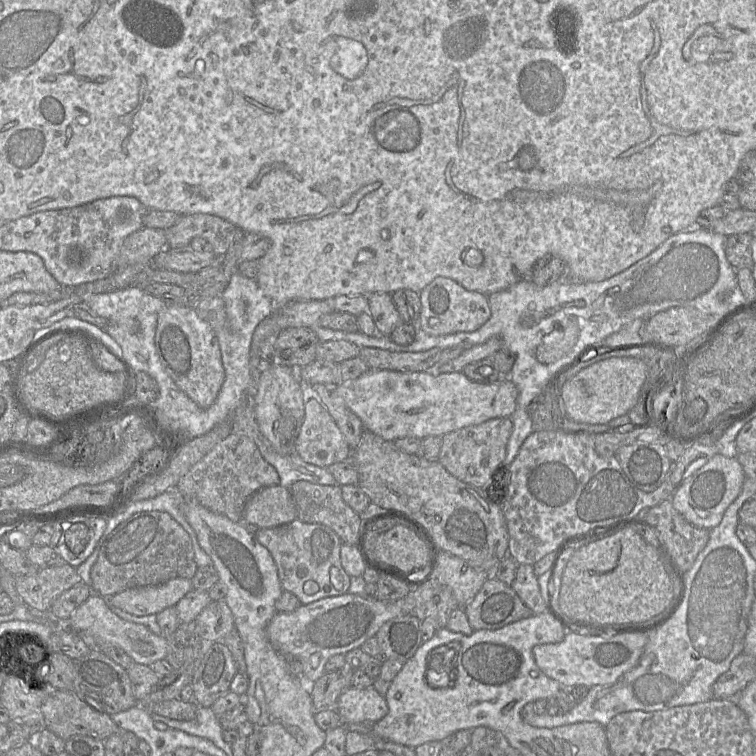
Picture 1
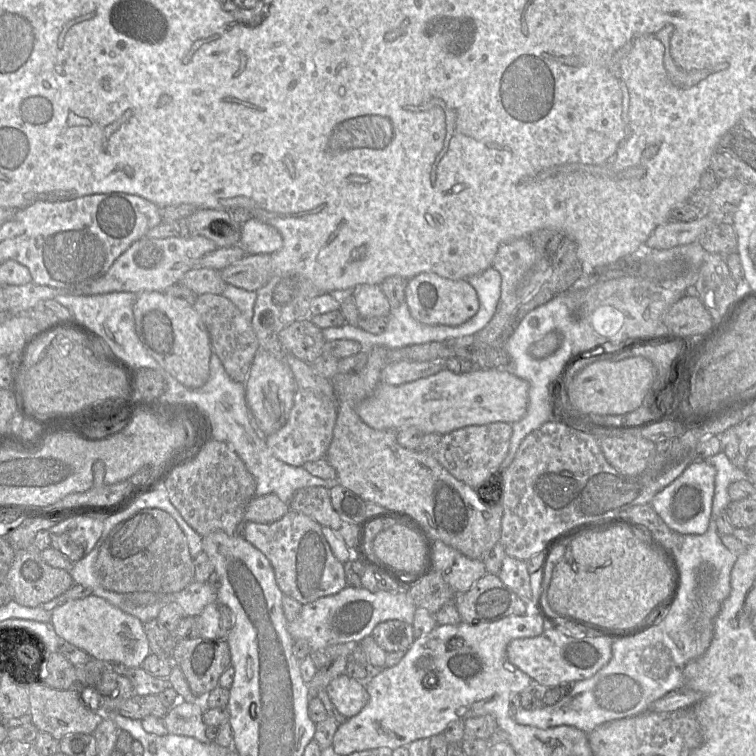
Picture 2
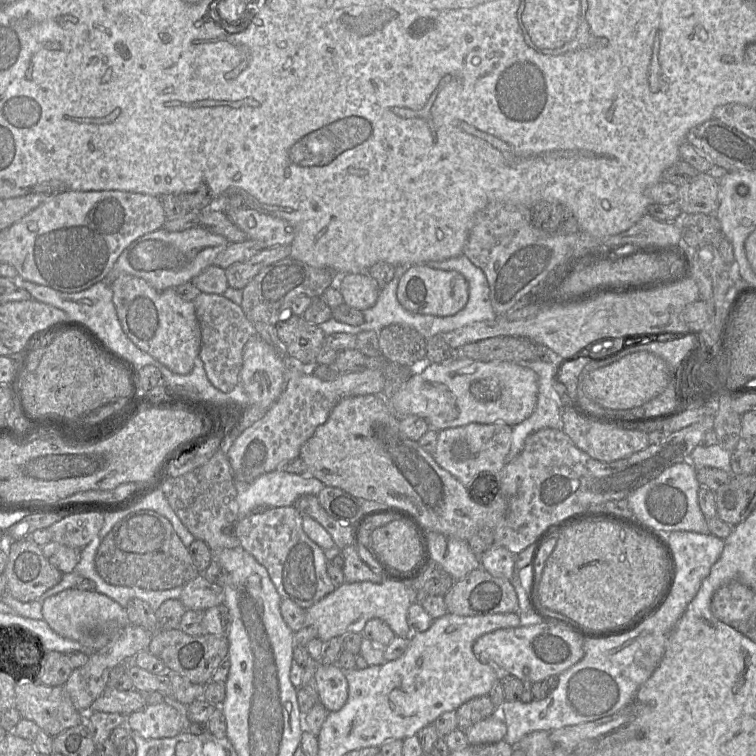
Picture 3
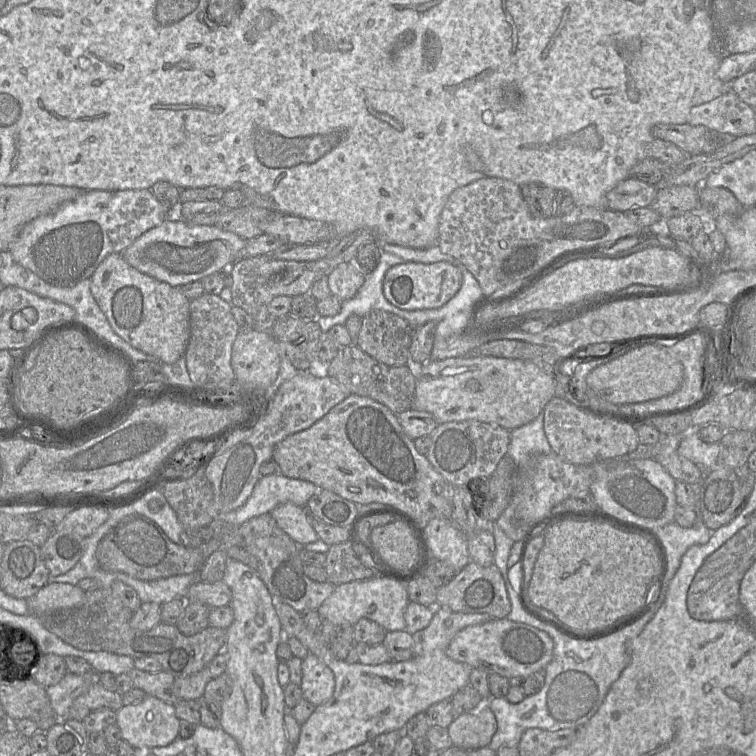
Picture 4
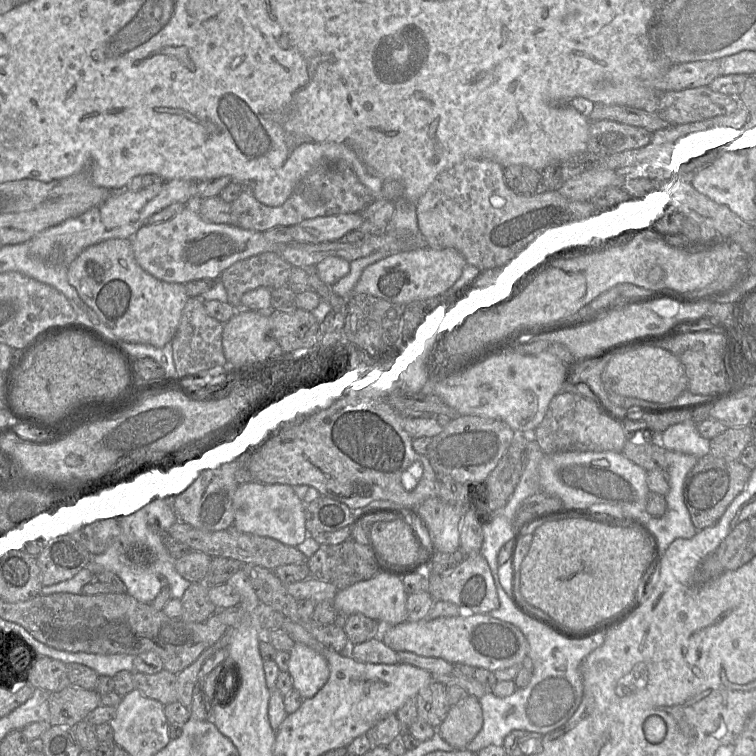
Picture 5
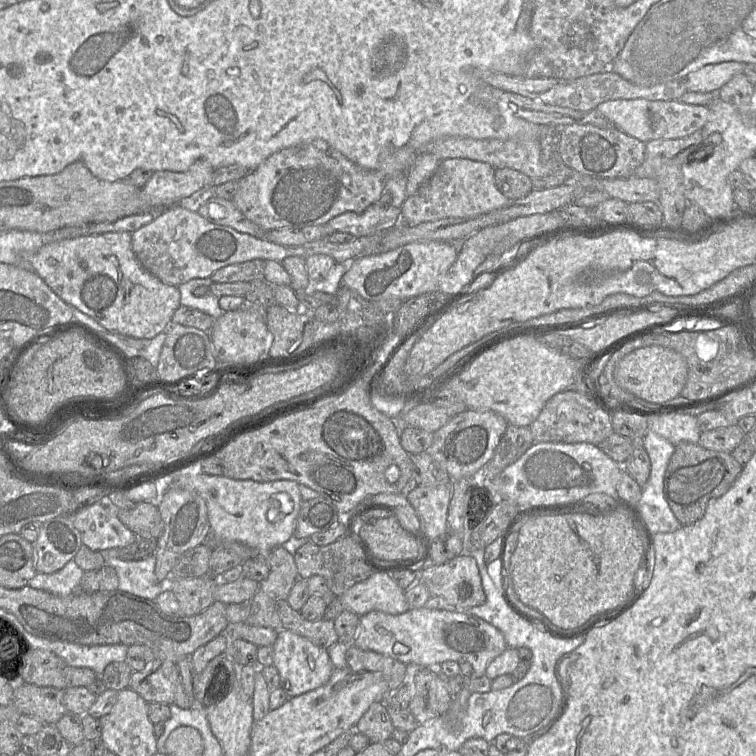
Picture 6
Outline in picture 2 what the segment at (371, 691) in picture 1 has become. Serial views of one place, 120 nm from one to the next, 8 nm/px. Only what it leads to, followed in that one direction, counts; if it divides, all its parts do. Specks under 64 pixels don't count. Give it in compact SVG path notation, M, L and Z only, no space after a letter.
M346 673L333 679L325 690L337 710L347 718L358 714L369 700L365 685Z

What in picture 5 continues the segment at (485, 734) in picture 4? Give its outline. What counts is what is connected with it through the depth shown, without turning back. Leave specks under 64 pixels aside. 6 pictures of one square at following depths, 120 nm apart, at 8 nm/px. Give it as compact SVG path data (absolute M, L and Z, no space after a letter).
M469 695L450 707L446 718L437 728L440 736L455 750L465 749L483 726L479 699Z

